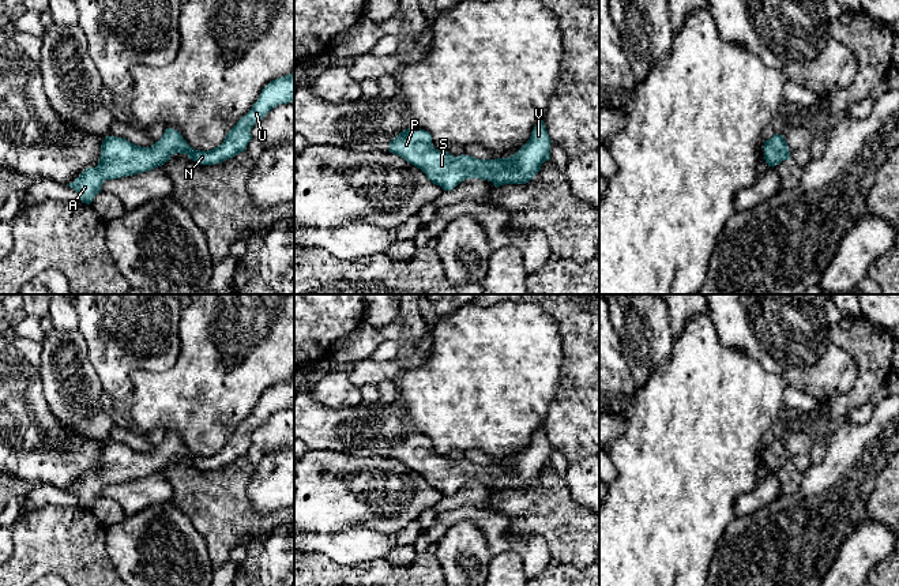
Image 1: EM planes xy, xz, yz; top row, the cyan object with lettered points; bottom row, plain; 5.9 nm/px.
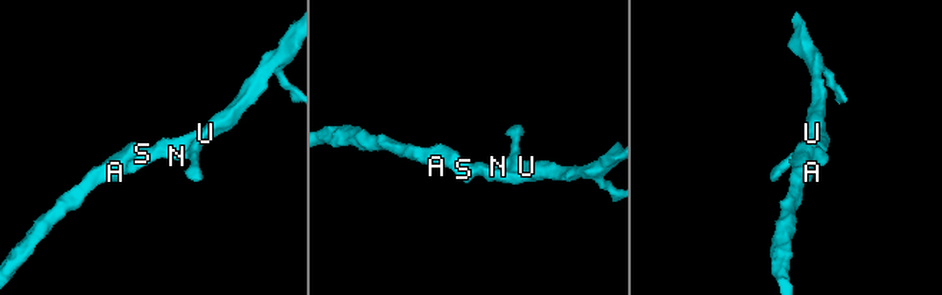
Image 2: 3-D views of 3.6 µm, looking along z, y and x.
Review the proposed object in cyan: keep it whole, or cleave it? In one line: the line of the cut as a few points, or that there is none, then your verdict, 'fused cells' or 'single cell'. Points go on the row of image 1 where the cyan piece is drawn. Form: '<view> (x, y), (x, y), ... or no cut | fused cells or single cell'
no cut | single cell

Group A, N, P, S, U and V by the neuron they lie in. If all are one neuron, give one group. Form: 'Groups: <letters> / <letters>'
Groups: A N P S U V

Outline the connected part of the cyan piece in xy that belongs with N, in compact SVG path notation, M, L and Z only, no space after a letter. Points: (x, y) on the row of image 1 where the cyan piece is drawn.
M294 71L270 82L260 93L251 110L229 131L221 146L200 151L192 149L177 129L166 128L162 138L151 147L142 147L125 138L105 136L101 158L95 168L87 168L67 184L90 204L105 180L120 179L162 166L173 154L187 154L200 165L215 165L245 151L252 139L251 131L271 109L294 102Z

